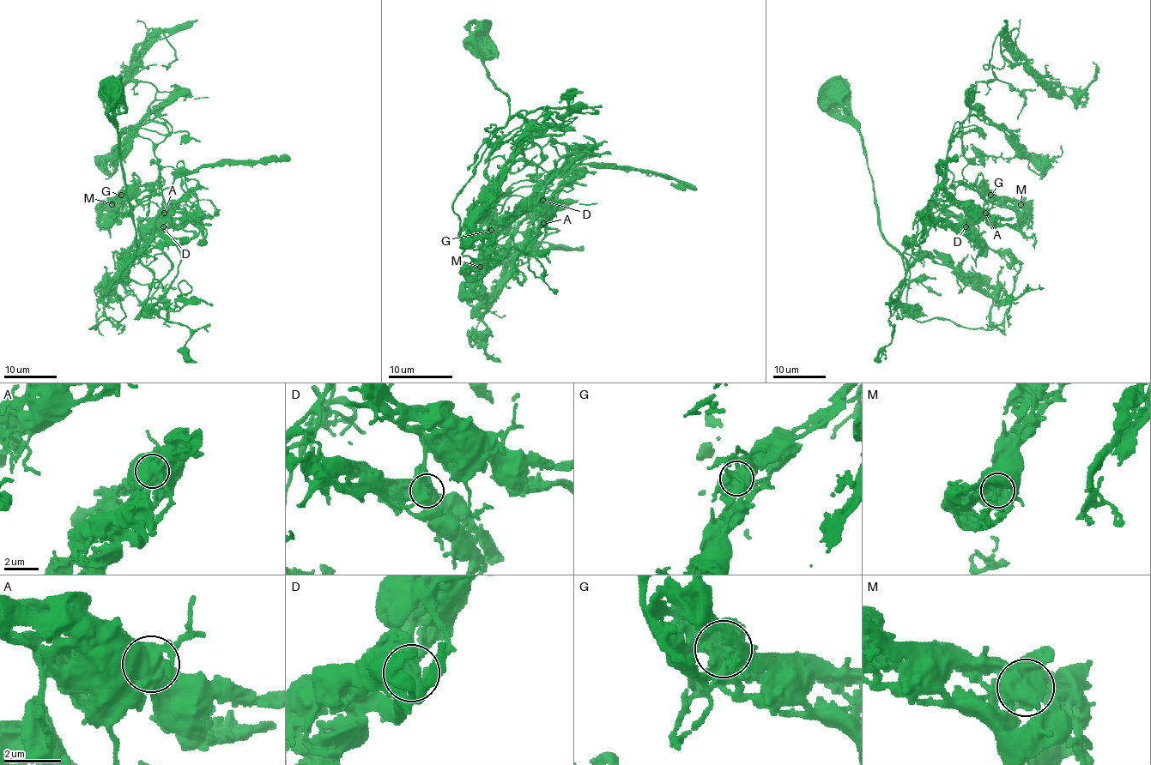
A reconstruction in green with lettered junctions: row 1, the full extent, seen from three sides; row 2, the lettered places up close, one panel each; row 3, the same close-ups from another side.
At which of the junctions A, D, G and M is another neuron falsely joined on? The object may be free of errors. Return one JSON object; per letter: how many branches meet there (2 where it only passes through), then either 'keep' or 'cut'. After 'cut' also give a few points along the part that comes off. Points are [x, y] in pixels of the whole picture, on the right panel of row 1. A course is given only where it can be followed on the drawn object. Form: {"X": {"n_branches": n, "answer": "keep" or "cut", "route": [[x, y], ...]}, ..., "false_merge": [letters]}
{"A": {"n_branches": 5, "answer": "keep"}, "D": {"n_branches": 4, "answer": "keep"}, "G": {"n_branches": 5, "answer": "keep"}, "M": {"n_branches": 6, "answer": "keep"}, "false_merge": []}

